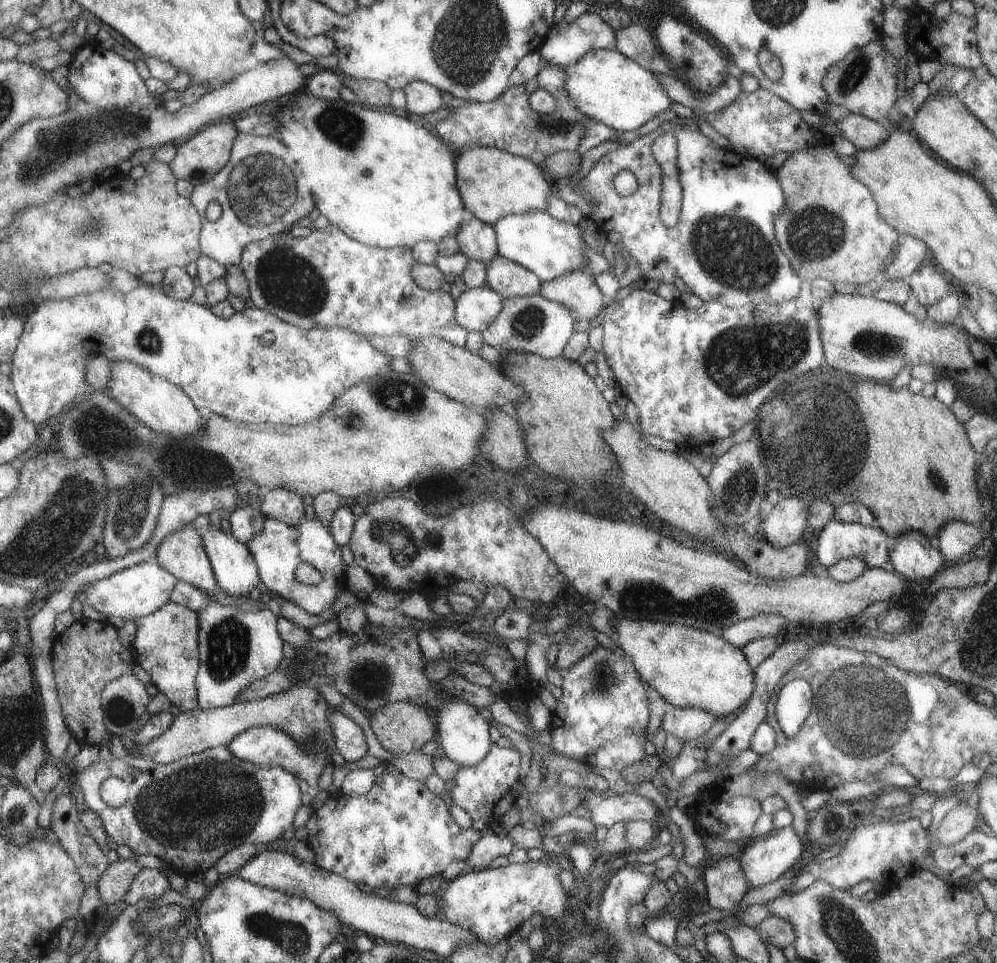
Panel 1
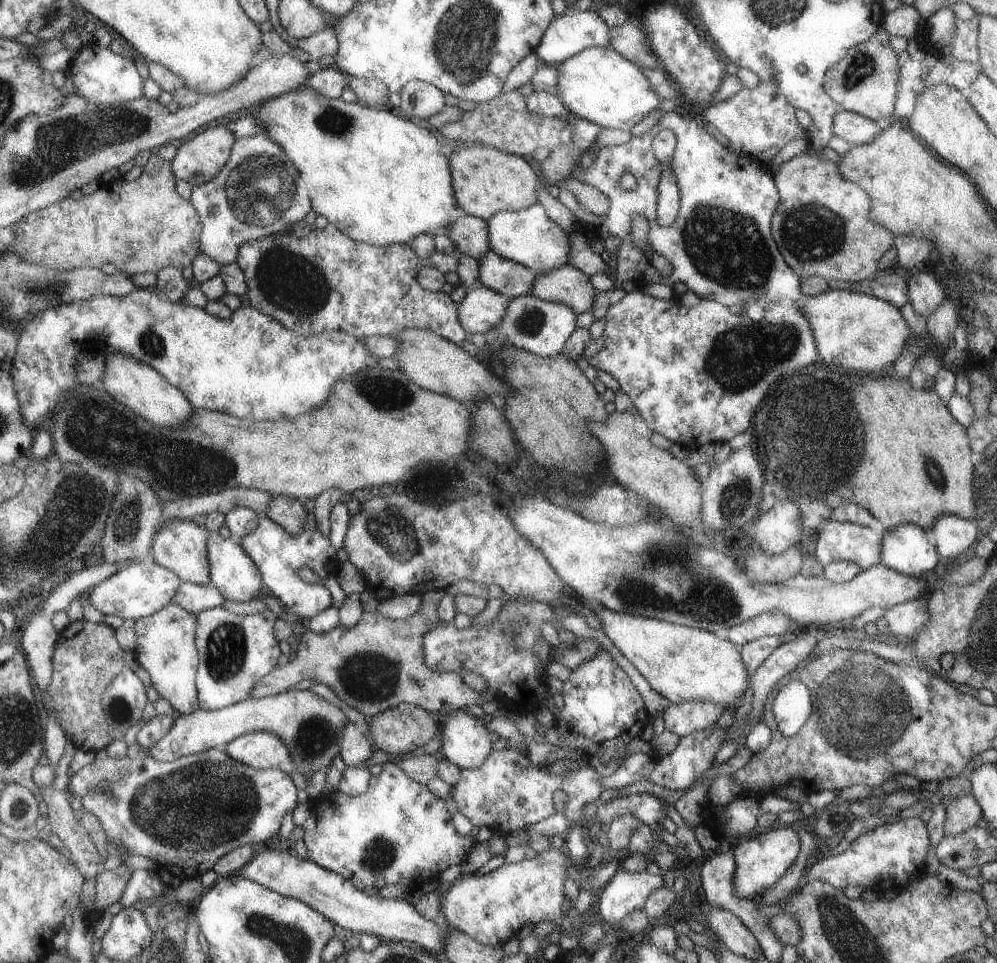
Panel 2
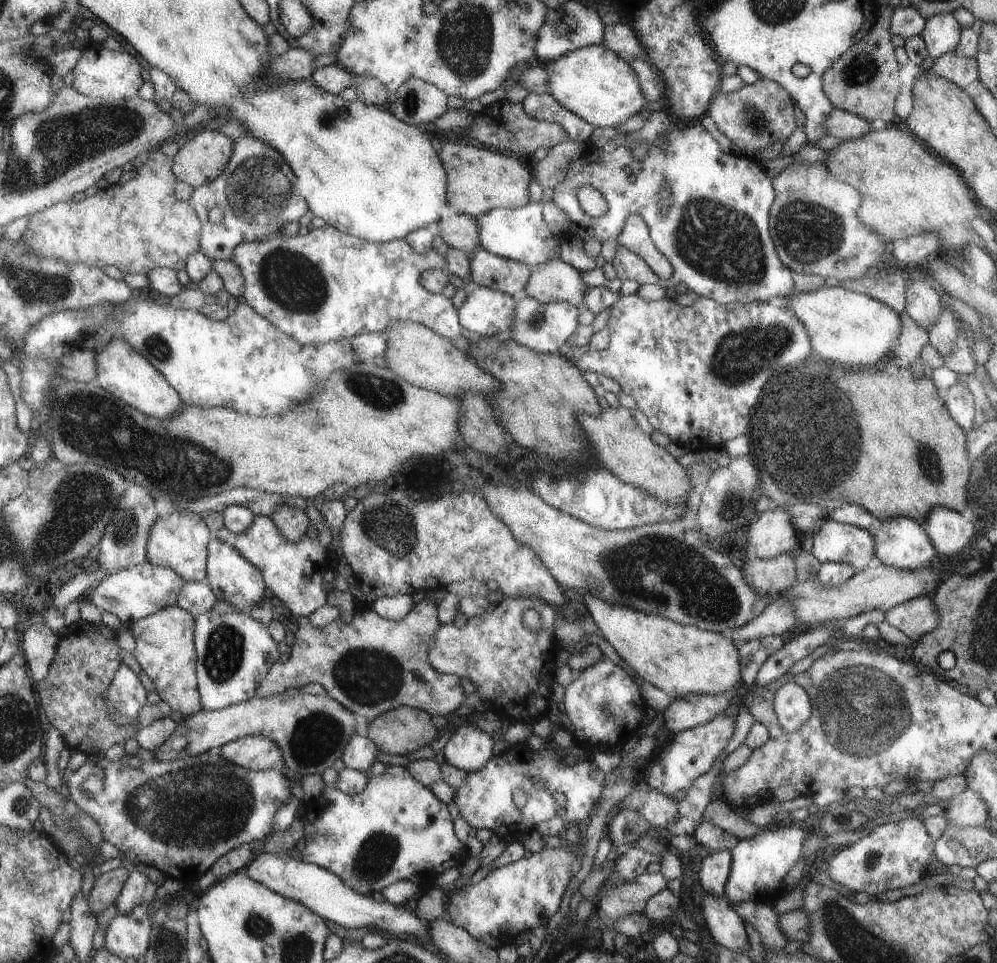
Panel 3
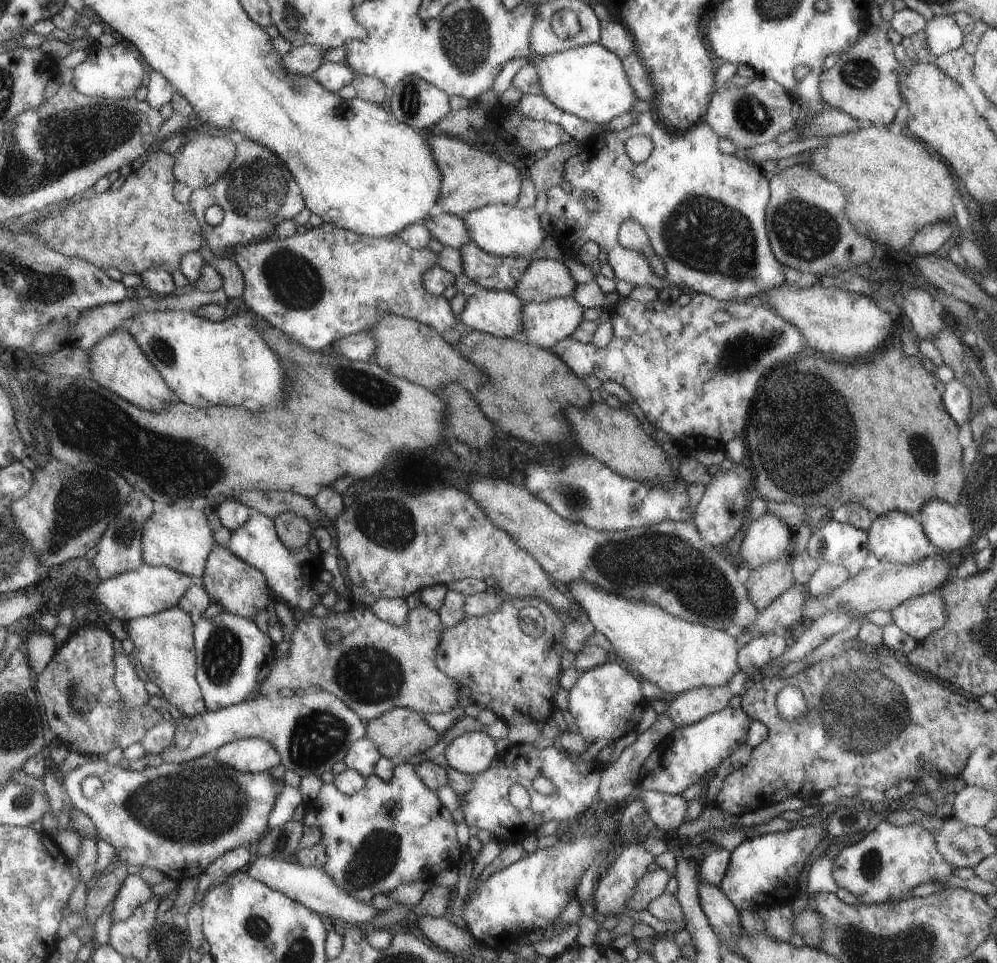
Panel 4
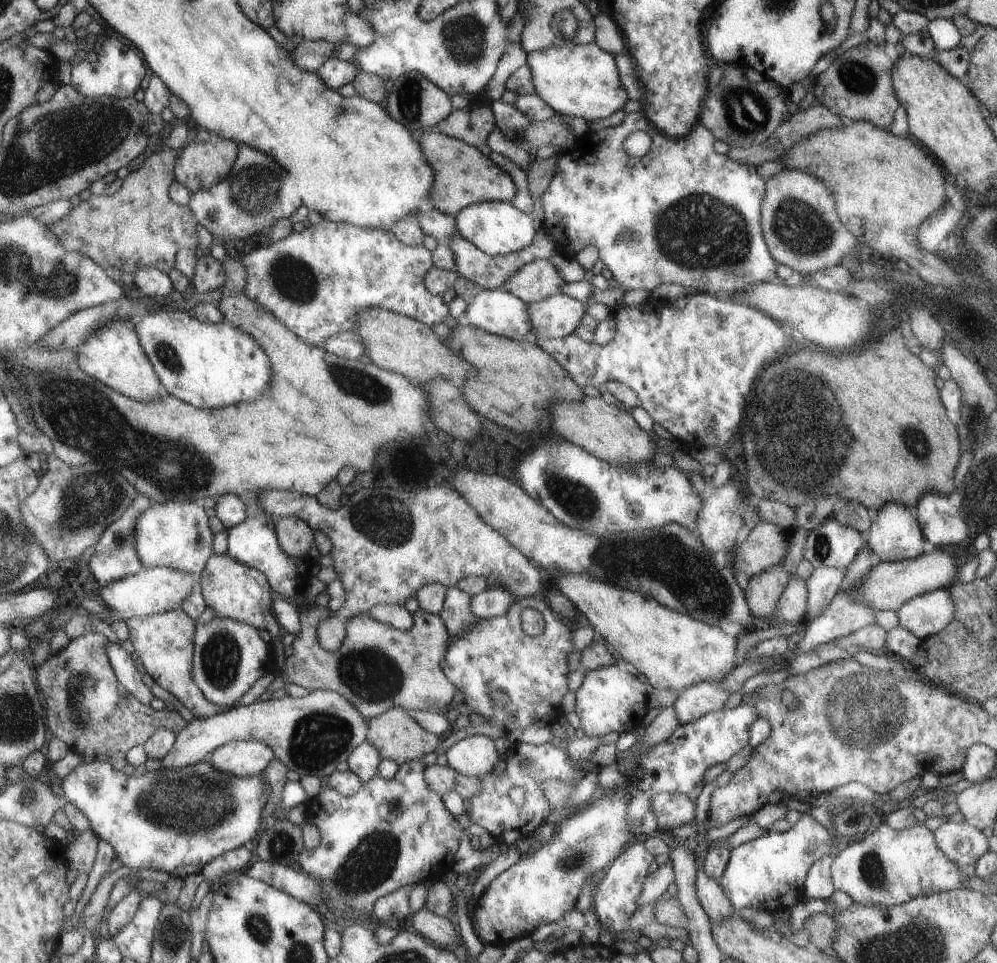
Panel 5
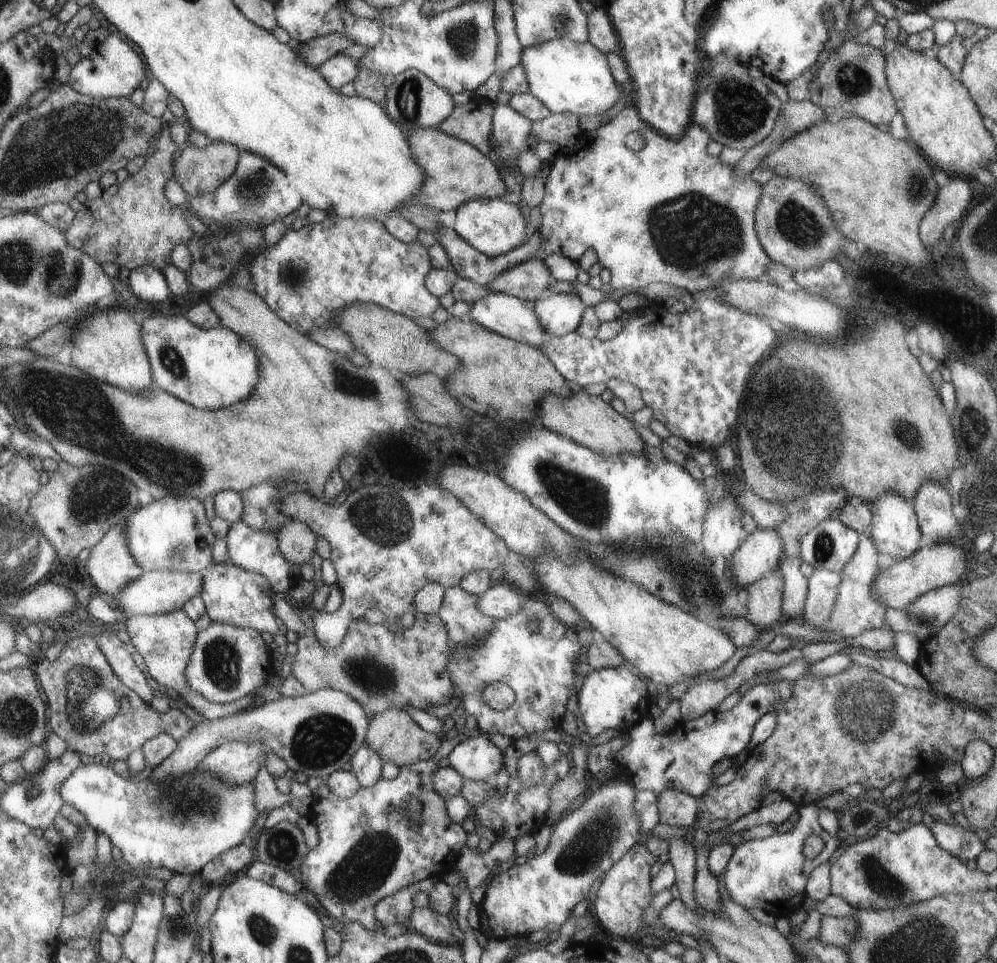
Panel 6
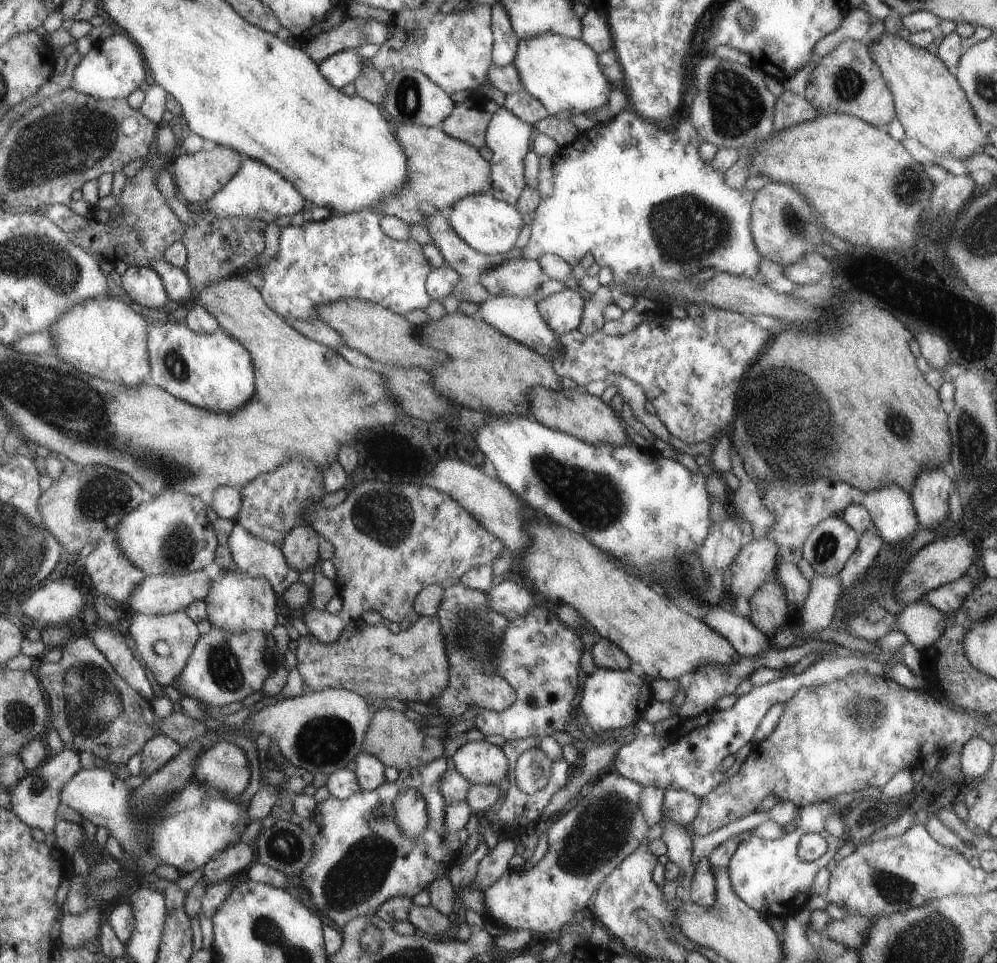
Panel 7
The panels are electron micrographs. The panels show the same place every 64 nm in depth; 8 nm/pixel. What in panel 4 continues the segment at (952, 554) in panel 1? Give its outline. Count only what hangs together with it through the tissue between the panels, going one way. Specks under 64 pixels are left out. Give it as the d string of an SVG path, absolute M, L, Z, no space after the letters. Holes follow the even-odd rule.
M931 500L923 504L921 512L914 516L920 522L929 544L942 556L963 547L971 539L971 526L961 506L953 506L943 500Z

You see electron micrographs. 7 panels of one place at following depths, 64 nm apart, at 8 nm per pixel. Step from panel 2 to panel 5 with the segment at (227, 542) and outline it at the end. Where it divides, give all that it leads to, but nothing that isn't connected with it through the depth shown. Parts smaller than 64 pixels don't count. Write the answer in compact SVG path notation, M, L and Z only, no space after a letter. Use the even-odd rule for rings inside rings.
M227 553L223 555L214 554L201 574L200 585L208 606L214 611L214 616L235 619L250 624L255 628L265 629L271 636L271 642L281 637L281 625L277 617L272 616L274 614L274 610L272 609L274 600L271 600L272 586L264 572L235 560Z

